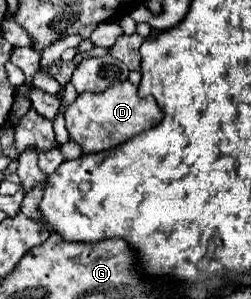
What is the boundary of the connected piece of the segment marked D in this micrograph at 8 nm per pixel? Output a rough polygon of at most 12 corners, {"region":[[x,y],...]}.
{"region":[[130,81],[78,95],[64,117],[88,155],[120,147],[162,113]]}

